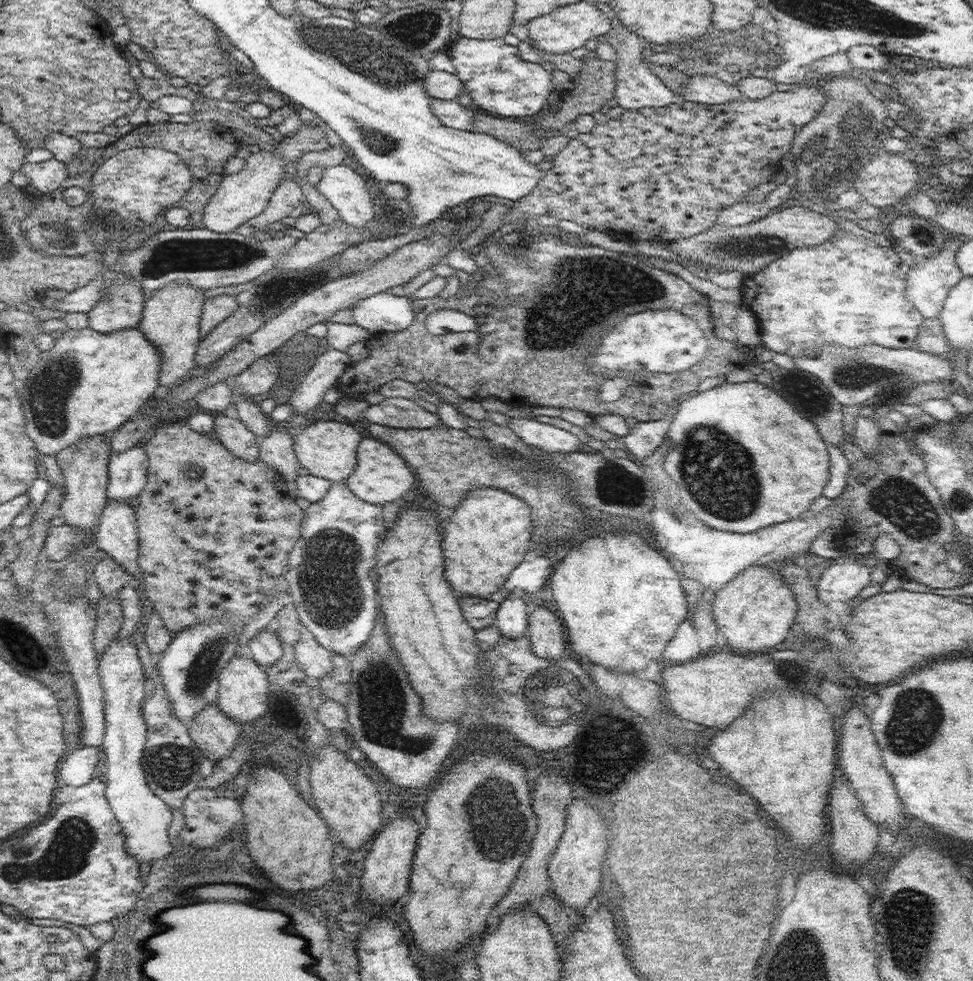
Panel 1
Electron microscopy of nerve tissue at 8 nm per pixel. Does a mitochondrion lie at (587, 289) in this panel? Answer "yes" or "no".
yes

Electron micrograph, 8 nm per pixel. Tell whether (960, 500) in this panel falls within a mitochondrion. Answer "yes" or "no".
yes

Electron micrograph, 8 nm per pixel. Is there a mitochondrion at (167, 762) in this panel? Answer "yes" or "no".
yes

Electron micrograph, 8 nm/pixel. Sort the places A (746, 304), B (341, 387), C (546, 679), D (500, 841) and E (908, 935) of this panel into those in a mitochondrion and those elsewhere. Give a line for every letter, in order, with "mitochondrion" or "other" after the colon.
A: other
B: other
C: mitochondrion
D: mitochondrion
E: mitochondrion

